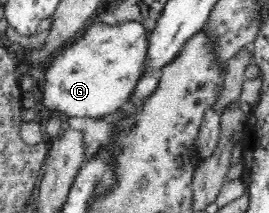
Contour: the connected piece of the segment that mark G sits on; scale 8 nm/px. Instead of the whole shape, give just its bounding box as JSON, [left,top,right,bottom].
[45,20,151,119]

